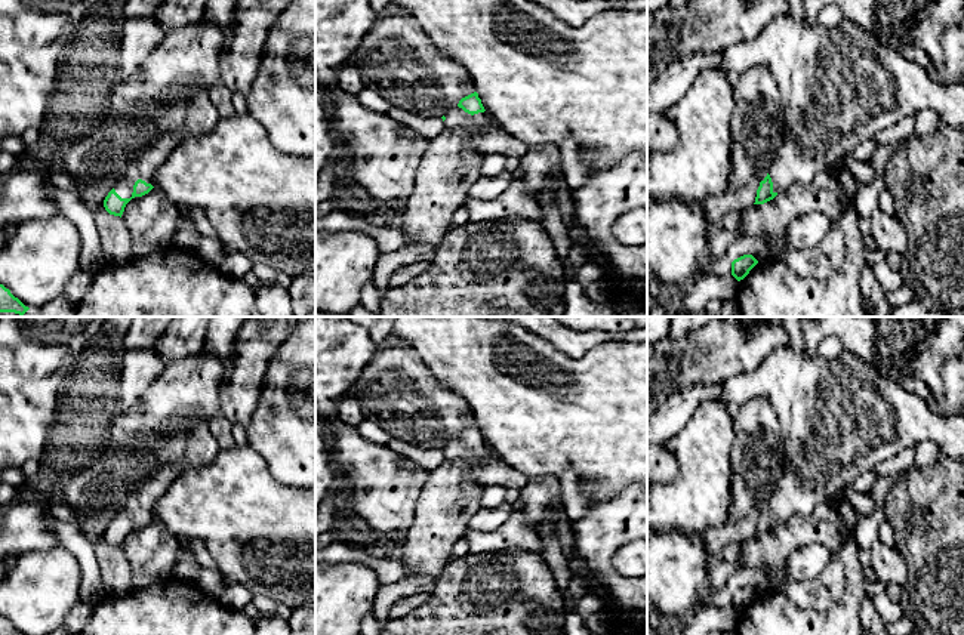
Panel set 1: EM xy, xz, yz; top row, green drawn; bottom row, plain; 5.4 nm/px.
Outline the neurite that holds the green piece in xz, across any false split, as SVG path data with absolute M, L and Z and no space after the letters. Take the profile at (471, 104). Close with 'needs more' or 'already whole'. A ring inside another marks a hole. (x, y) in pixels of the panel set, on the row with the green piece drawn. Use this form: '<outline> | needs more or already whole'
M474 92L459 101L441 117L446 129L466 129L471 135L466 145L478 154L502 154L509 157L524 157L530 145L505 132L484 110L478 93Z | needs more

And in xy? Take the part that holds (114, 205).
M194 93L182 124L154 138L147 148L136 152L124 175L105 197L105 210L121 218L132 198L142 197L154 188L154 173L169 158L170 152L188 138L209 135L219 118L209 95Z | needs more

